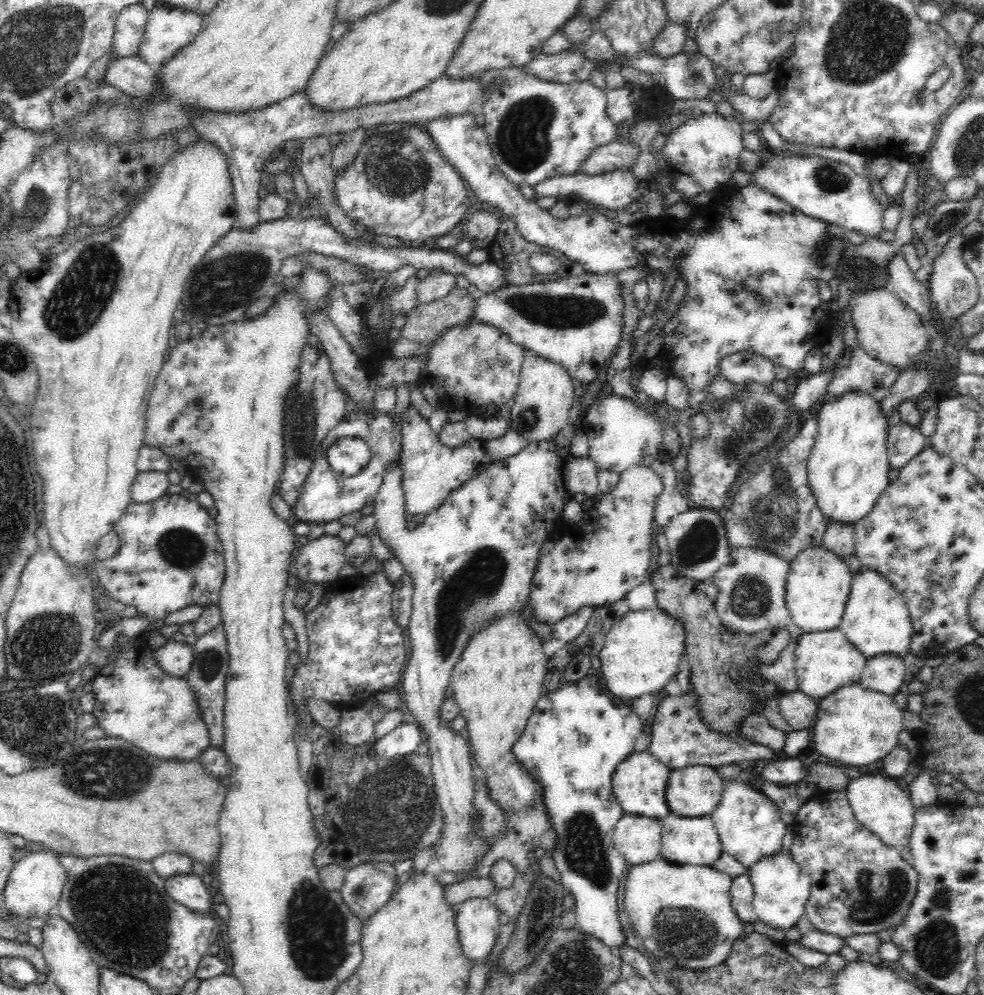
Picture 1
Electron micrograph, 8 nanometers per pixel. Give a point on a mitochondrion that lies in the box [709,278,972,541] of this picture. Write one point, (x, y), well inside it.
(761, 414)

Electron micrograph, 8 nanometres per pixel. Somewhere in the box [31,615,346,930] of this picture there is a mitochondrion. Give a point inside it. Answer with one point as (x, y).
(118, 774)

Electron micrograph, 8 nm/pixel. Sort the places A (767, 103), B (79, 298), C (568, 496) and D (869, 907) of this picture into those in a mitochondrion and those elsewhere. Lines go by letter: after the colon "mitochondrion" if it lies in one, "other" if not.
A: other
B: mitochondrion
C: other
D: mitochondrion

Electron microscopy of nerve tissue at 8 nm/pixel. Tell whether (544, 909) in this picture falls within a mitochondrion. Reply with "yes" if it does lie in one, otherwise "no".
yes

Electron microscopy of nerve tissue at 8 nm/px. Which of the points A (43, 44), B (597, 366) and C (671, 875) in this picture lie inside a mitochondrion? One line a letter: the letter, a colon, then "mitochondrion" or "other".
A: mitochondrion
B: other
C: other

